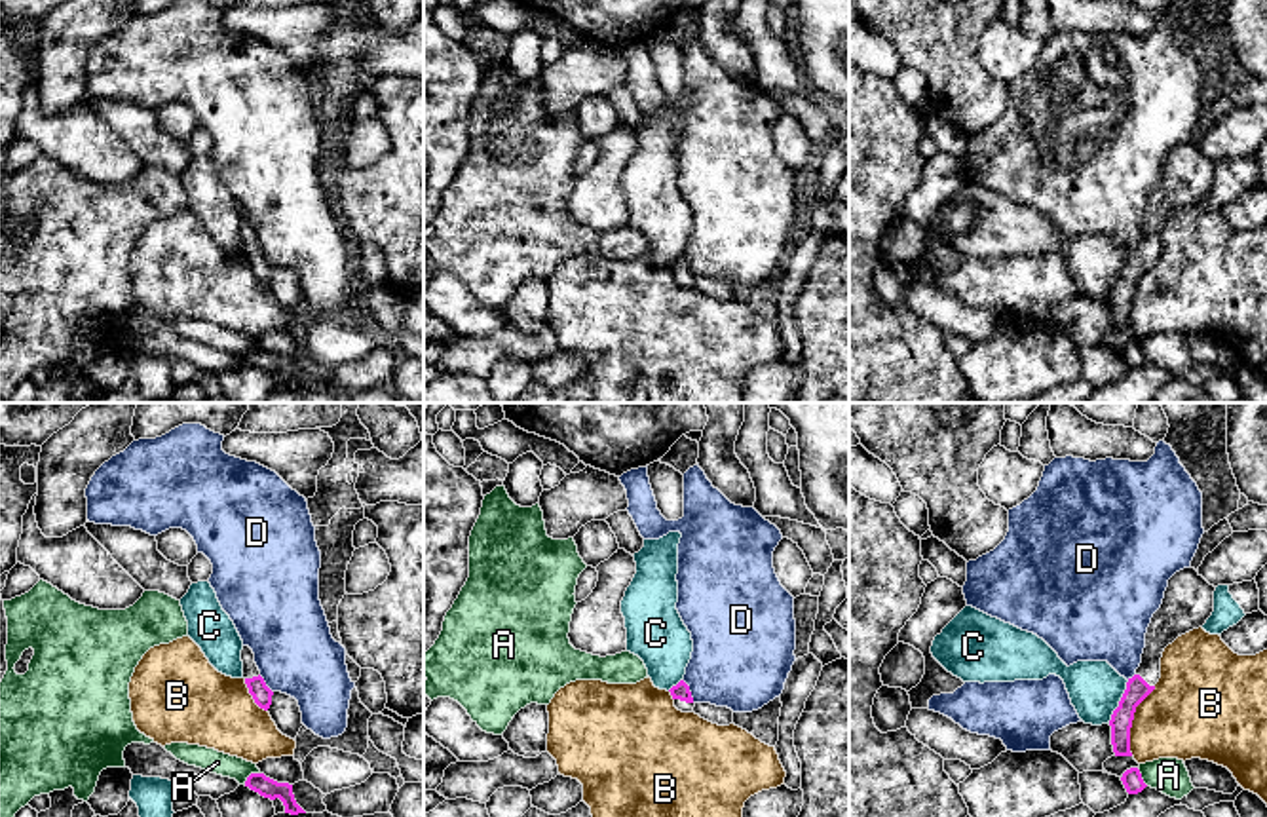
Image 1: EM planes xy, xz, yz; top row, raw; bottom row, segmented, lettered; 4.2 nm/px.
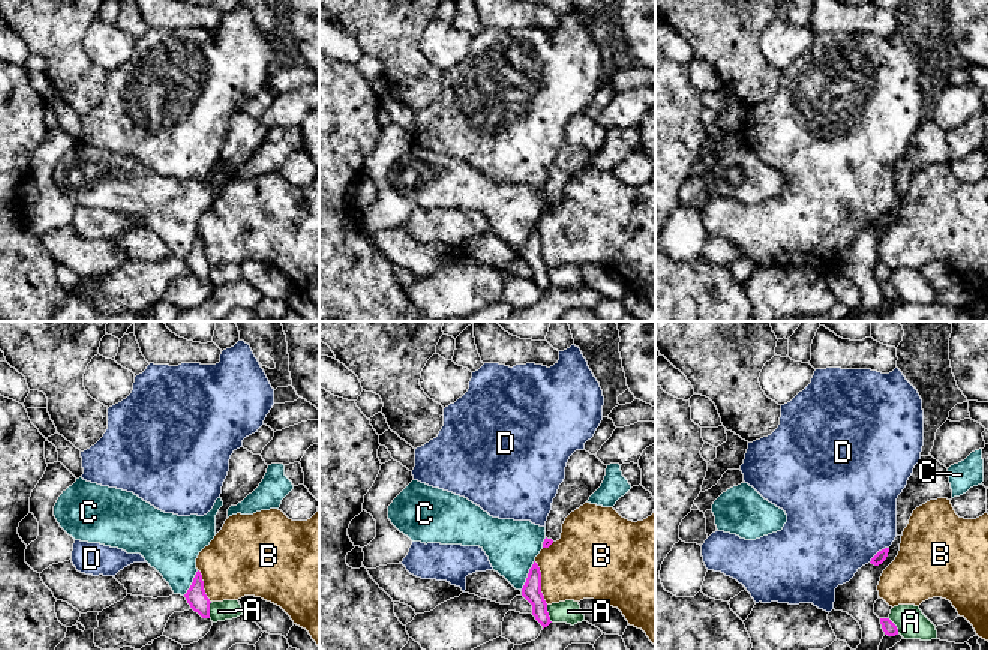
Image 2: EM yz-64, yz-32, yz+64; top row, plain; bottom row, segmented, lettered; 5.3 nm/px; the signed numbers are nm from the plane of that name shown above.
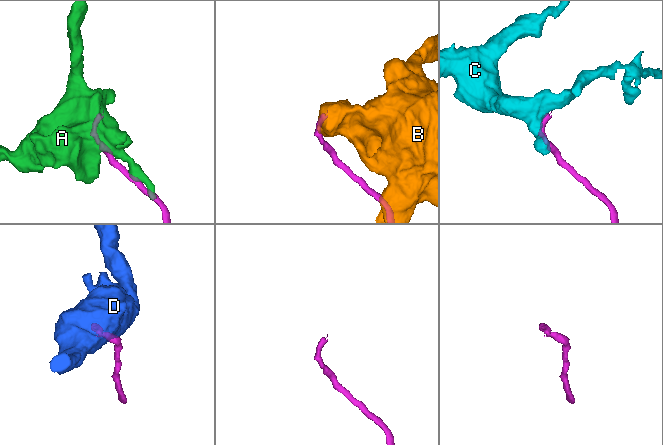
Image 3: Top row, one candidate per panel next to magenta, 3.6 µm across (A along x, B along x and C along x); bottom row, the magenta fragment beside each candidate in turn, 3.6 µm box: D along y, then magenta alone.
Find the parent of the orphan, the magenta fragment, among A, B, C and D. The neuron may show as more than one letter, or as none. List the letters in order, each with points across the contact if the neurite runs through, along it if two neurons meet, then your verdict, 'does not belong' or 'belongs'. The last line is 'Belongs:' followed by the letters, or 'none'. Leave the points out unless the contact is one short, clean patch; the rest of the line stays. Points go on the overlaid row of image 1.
A: does not belong
B: along yz (1155, 686), (1136, 707), (1131, 728), (1131, 755) | does not belong
C: along yz (1129, 681), (1108, 722) | does not belong
D: along xz (682, 679), (694, 702) | does not belong
Belongs: none

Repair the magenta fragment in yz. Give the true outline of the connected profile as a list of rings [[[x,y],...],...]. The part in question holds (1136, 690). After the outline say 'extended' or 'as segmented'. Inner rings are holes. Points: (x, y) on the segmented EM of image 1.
[[[1183,568],[1168,580],[1161,608],[1153,614],[1145,633],[1145,648],[1136,674],[1113,711],[1111,745],[1115,756],[1132,756],[1130,728],[1136,707],[1155,690],[1161,678],[1161,657],[1178,636],[1199,629],[1214,612],[1214,591],[1195,568]]] | extended

